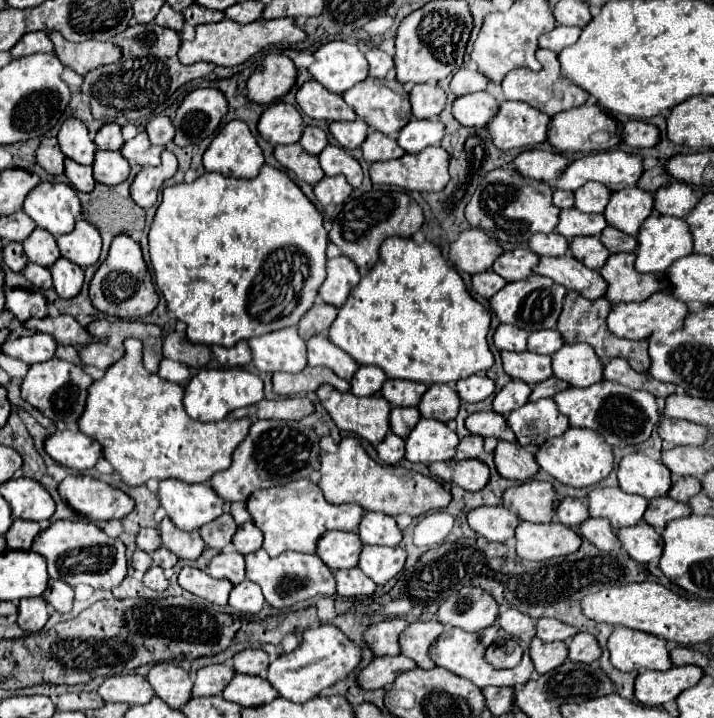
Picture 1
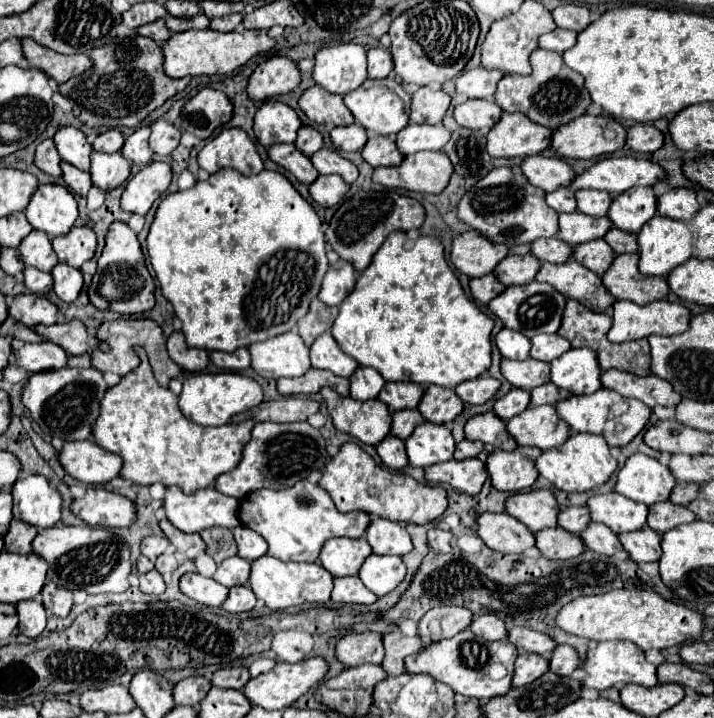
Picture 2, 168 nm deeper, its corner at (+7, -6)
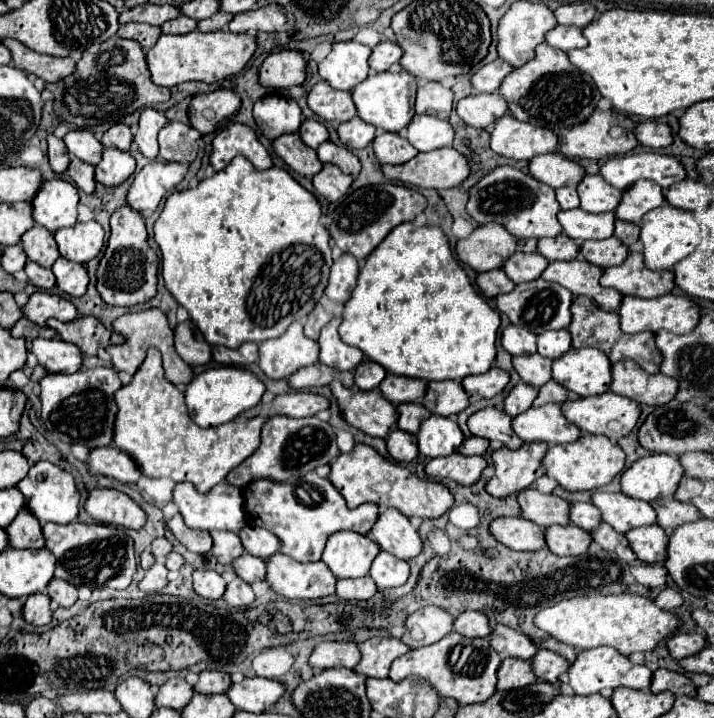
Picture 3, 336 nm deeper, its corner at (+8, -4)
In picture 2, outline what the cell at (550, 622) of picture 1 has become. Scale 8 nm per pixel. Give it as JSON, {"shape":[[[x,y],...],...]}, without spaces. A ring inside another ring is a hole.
{"shape":[[[511,627],[507,631],[507,641],[513,643],[517,649],[545,655],[545,657],[549,657],[551,651],[555,649],[555,641],[551,637],[533,629],[525,629],[525,627]]]}

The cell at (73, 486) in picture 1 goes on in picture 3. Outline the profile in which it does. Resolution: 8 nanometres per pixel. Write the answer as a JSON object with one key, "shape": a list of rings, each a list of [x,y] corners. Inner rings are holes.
{"shape":[[[92,489],[84,509],[98,523],[122,525],[128,529],[140,529],[146,523],[146,513],[126,493],[116,489]]]}

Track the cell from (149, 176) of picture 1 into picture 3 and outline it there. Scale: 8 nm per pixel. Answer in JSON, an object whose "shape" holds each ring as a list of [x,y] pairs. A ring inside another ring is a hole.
{"shape":[[[152,161],[134,177],[126,195],[126,203],[142,217],[150,217],[156,211],[160,199],[172,191],[184,175],[186,169],[180,163]]]}

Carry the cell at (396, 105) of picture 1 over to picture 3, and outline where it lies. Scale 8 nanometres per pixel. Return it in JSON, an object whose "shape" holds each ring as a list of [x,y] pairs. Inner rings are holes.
{"shape":[[[406,71],[400,73],[378,73],[378,75],[368,75],[362,83],[358,83],[352,89],[352,99],[358,111],[358,117],[382,131],[400,131],[406,127],[412,119],[412,105],[410,105],[410,89],[408,85],[414,81],[414,77]]]}

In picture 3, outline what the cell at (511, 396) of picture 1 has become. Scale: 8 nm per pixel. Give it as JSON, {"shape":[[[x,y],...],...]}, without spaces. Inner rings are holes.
{"shape":[[[520,381],[506,395],[506,399],[504,399],[504,413],[508,413],[510,417],[516,417],[516,415],[524,413],[526,409],[530,409],[530,405],[532,405],[536,395],[538,395],[538,391],[534,387],[530,387],[524,381]]]}

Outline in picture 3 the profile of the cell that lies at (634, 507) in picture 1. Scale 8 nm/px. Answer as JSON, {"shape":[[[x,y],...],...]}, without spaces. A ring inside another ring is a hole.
{"shape":[[[596,491],[592,495],[592,503],[600,509],[602,521],[608,523],[618,533],[626,533],[636,527],[652,525],[654,517],[656,517],[650,503],[632,499],[624,493]]]}

